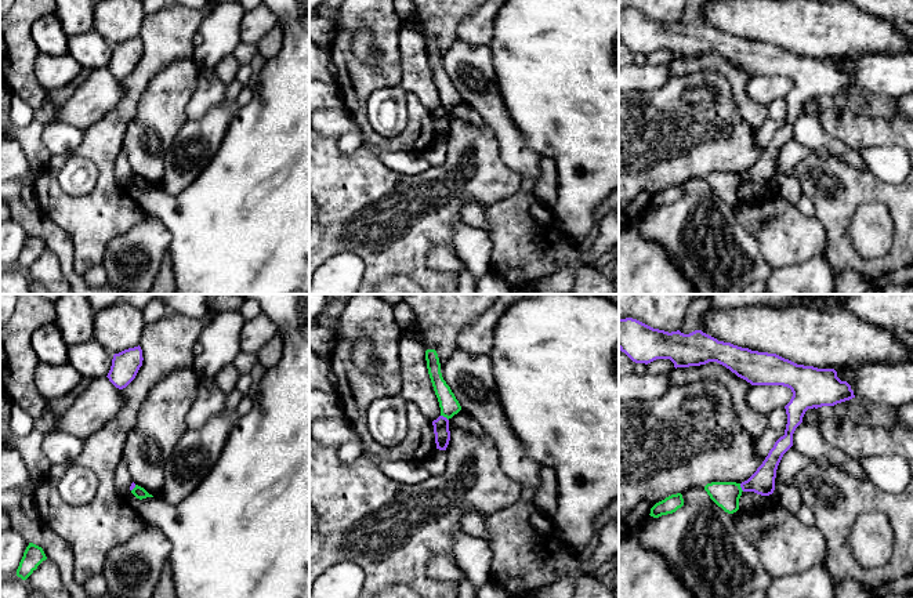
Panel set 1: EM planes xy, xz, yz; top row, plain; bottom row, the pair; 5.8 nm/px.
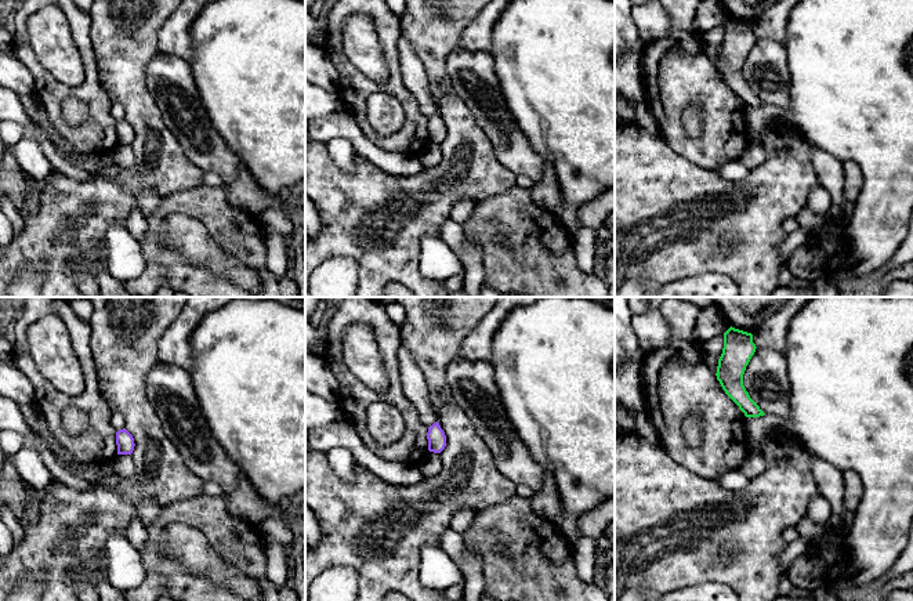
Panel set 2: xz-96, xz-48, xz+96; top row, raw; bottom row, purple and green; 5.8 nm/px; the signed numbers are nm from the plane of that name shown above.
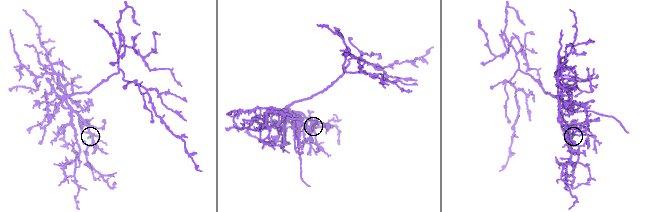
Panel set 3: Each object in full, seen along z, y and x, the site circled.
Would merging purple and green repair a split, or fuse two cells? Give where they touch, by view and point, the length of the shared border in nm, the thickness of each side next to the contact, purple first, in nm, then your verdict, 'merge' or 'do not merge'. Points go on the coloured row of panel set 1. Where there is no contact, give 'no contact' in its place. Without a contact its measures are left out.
contact xz (445, 417); length 60 nm; calibres 100 and 110 nm; do not merge

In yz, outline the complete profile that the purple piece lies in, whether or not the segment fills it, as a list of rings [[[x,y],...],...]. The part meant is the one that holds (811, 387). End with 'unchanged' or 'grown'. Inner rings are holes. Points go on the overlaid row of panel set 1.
[[[633,318],[619,319],[619,349],[635,363],[648,365],[656,359],[670,359],[675,369],[717,362],[751,385],[783,385],[791,389],[793,396],[785,406],[787,414],[785,435],[775,442],[757,471],[740,483],[743,492],[754,492],[761,496],[773,493],[778,465],[783,454],[793,446],[793,434],[803,423],[805,412],[814,407],[834,406],[855,398],[851,385],[847,381],[841,381],[834,369],[797,365],[776,354],[751,351],[731,343],[718,341],[702,330],[695,330],[689,334],[684,334],[680,330],[669,333]]]; unchanged

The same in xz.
[[[439,416],[432,421],[436,449],[446,450],[450,441],[449,420]]]; unchanged

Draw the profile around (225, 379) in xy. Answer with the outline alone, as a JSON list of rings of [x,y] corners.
[[[229,363],[221,367],[217,374],[213,377],[213,383],[227,395],[232,392],[236,385],[239,372],[233,363]]]

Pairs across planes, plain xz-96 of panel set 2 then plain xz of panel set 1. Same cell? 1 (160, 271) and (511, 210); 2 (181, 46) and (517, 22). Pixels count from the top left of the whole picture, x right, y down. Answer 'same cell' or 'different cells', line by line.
1: same cell
2: different cells

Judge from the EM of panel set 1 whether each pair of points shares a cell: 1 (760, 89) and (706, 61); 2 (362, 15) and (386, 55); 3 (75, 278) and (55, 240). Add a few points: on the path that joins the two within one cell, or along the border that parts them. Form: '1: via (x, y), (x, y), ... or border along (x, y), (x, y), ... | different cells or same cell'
1: border along (752, 76), (746, 93), (765, 107) | different cells
2: via (373, 24), (386, 36), (386, 44) | same cell
3: via (66, 268), (66, 254), (64, 250) | same cell

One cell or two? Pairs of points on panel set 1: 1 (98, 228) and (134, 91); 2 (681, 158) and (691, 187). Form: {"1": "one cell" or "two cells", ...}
{"1": "one cell", "2": "two cells"}

